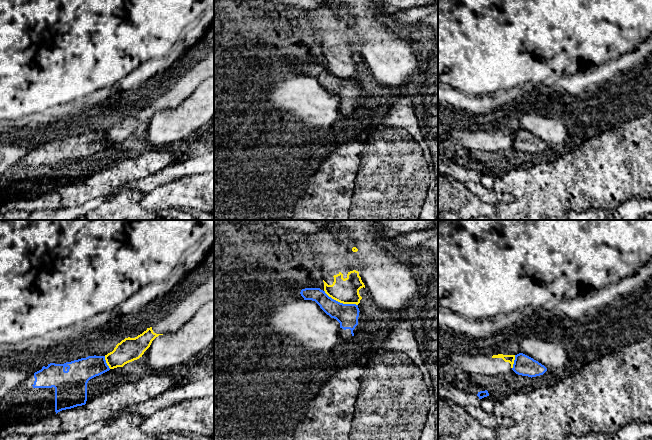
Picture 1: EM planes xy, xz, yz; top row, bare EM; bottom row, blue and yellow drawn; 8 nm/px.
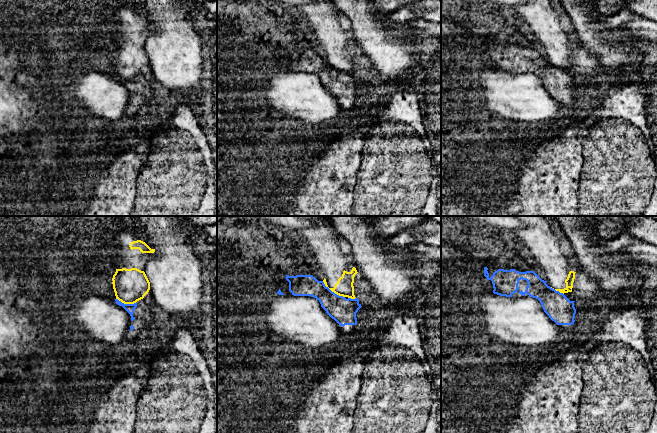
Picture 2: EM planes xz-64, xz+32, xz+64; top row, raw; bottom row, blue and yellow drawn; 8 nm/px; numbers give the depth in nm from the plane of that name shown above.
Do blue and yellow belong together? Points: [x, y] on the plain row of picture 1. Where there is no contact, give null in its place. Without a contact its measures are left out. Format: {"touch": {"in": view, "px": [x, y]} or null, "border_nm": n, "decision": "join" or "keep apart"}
{"touch": {"in": "xz", "px": [339, 78]}, "border_nm": 300, "decision": "keep apart"}

